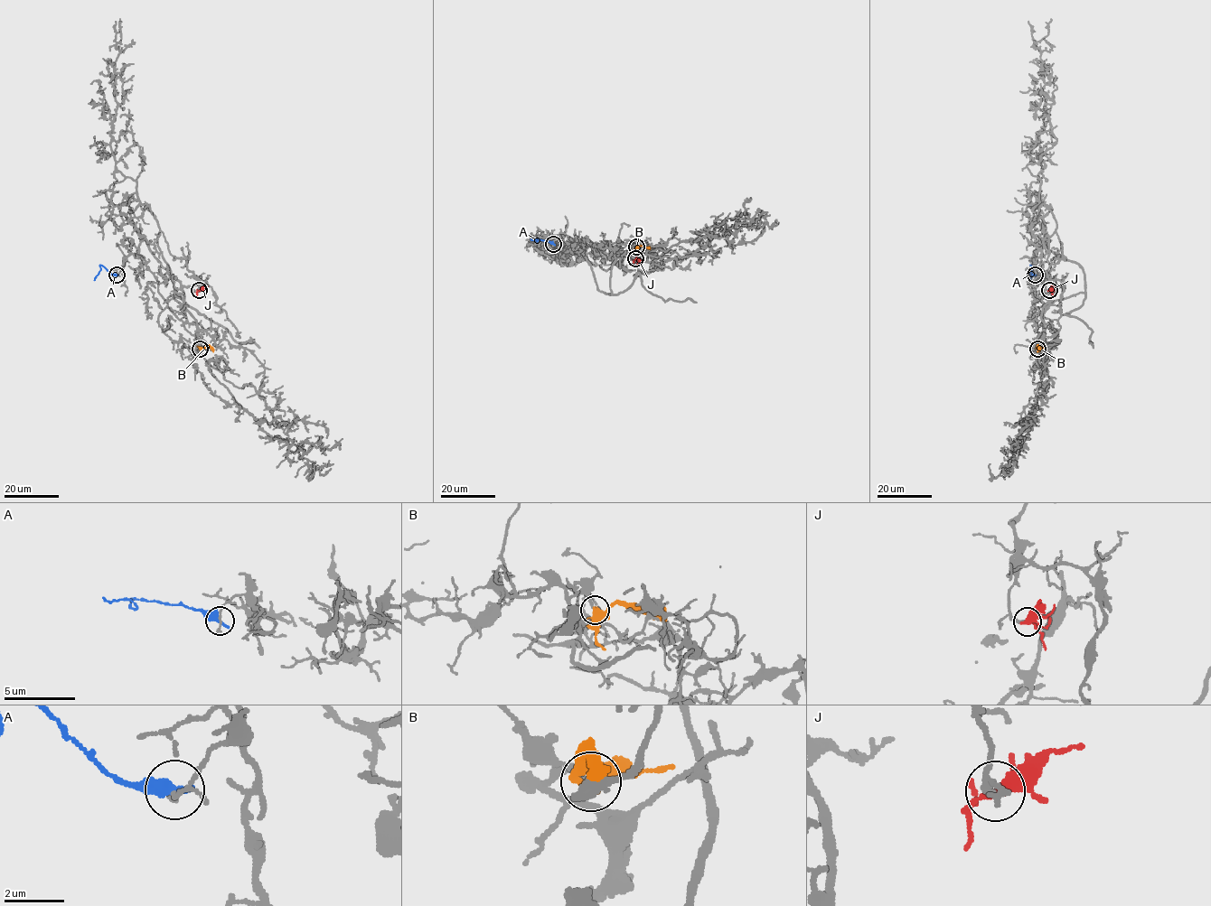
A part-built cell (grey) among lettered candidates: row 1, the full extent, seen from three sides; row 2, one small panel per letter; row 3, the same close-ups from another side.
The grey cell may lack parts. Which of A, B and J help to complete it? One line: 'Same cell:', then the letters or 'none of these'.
Same cell: J

